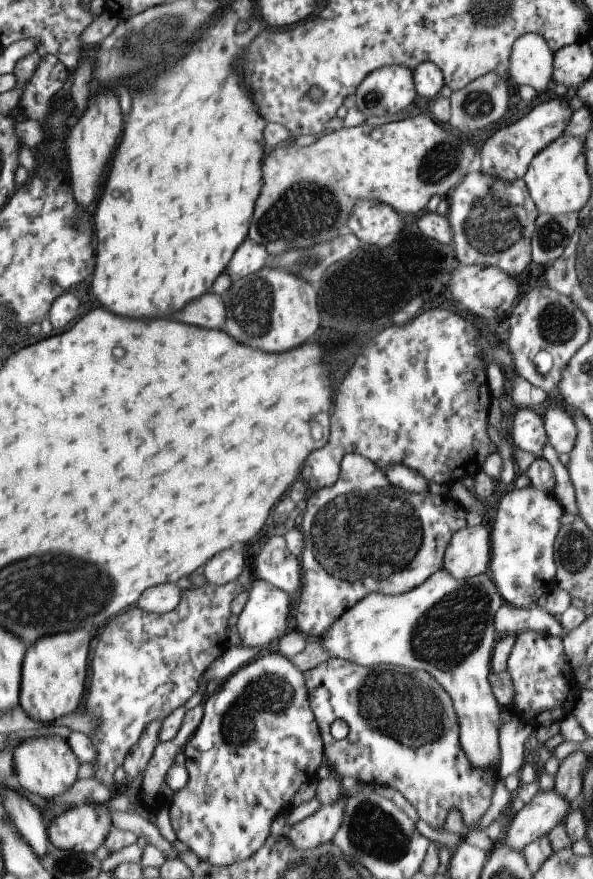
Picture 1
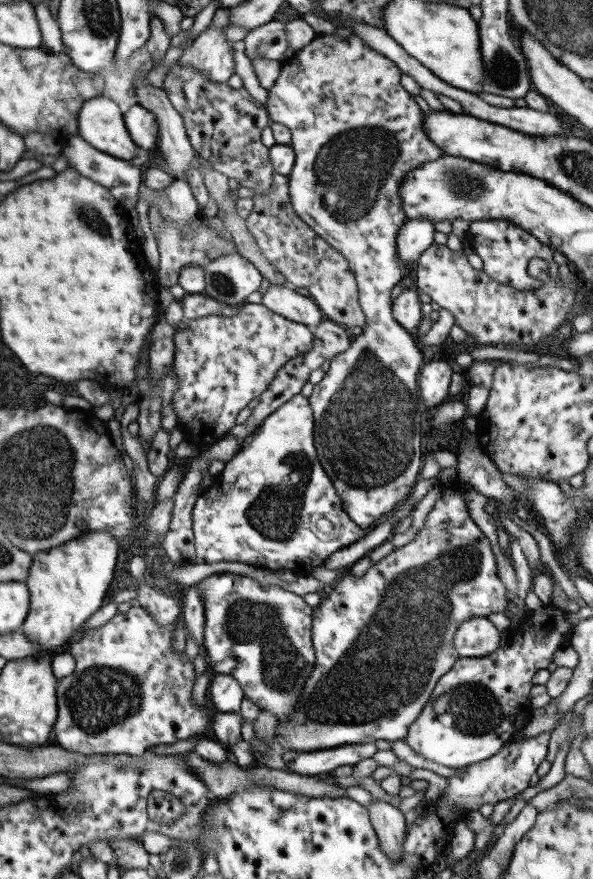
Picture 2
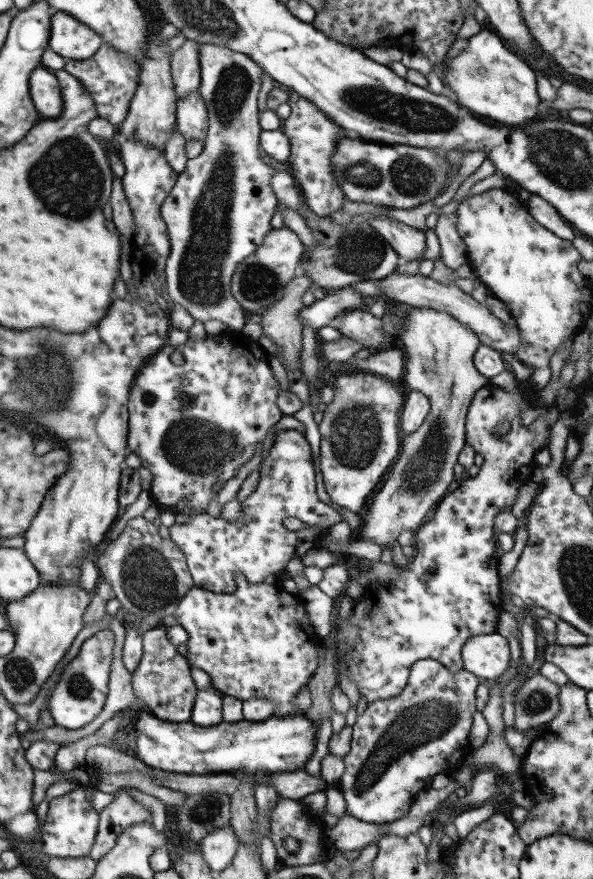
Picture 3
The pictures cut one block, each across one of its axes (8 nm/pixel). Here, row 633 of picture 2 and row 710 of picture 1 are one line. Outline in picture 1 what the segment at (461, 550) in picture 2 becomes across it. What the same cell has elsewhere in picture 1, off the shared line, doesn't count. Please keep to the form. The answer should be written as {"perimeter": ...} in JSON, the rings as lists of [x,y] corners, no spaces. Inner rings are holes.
{"perimeter":[[[330,658],[317,668],[308,670],[304,676],[309,706],[323,741],[324,755],[326,755],[326,760],[328,760],[328,765],[332,772],[340,780],[343,777],[350,777],[356,779],[356,781],[362,781],[362,783],[368,786],[380,785],[398,790],[416,808],[418,815],[420,815],[419,820],[424,821],[428,826],[436,830],[442,830],[443,822],[446,821],[448,814],[452,810],[456,810],[463,817],[464,824],[470,827],[478,823],[483,818],[483,815],[491,809],[491,797],[495,788],[495,772],[490,769],[478,769],[471,766],[470,760],[466,757],[465,751],[460,745],[460,726],[455,714],[454,704],[450,696],[444,691],[444,688],[428,672],[412,671],[411,669],[395,665],[375,665],[374,667],[365,668],[343,659]],[[335,720],[343,720],[350,728],[348,736],[343,740],[335,740],[330,733],[330,728]]]}

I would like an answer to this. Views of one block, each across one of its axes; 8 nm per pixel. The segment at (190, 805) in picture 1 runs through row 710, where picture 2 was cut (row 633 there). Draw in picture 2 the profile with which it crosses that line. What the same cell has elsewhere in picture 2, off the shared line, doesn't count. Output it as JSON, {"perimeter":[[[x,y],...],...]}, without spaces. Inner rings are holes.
{"perimeter":[[[218,572],[218,574],[214,574],[202,580],[198,583],[198,593],[200,593],[202,603],[204,603],[205,626],[201,650],[206,656],[208,668],[211,669],[211,672],[214,672],[214,674],[227,674],[228,676],[233,676],[238,680],[240,689],[244,691],[244,697],[254,702],[254,705],[258,706],[261,711],[267,710],[270,714],[273,714],[277,718],[278,723],[287,720],[295,711],[295,707],[298,705],[298,699],[300,699],[300,693],[302,693],[302,689],[304,689],[304,685],[306,685],[306,680],[308,680],[310,673],[315,667],[316,655],[311,632],[313,607],[308,605],[301,595],[296,595],[290,591],[274,586],[263,588],[258,581],[248,576],[231,574],[228,572]]]}

